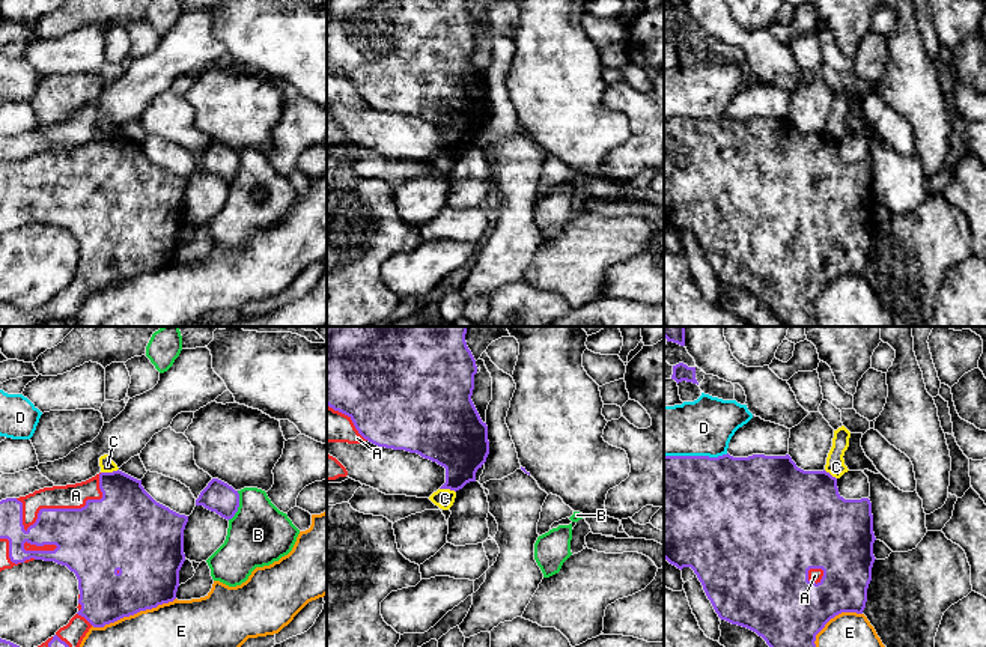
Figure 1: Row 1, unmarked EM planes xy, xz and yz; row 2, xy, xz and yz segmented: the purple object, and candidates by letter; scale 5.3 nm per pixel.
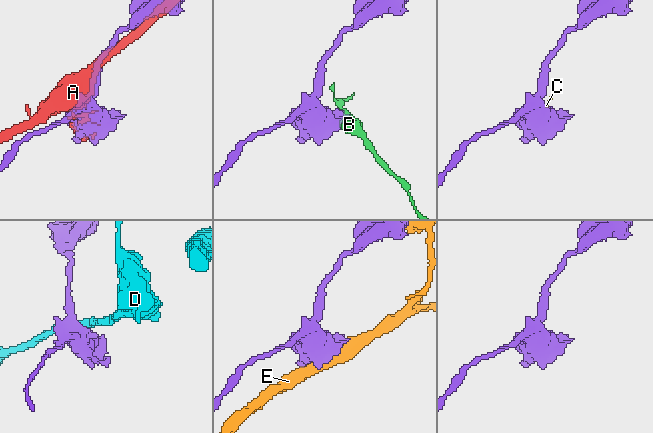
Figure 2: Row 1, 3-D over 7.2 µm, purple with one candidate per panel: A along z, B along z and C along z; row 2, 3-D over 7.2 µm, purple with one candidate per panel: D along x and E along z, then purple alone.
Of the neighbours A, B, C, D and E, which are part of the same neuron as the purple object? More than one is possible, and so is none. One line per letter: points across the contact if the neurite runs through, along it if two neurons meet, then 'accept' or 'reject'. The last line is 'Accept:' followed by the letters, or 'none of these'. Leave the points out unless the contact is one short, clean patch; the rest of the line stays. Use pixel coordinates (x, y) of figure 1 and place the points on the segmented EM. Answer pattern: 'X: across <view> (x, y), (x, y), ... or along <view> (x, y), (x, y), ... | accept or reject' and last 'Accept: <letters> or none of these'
A: reject
B: reject
C: along xy (118, 468), (101, 473) | reject
D: reject
E: reject
Accept: none of these

